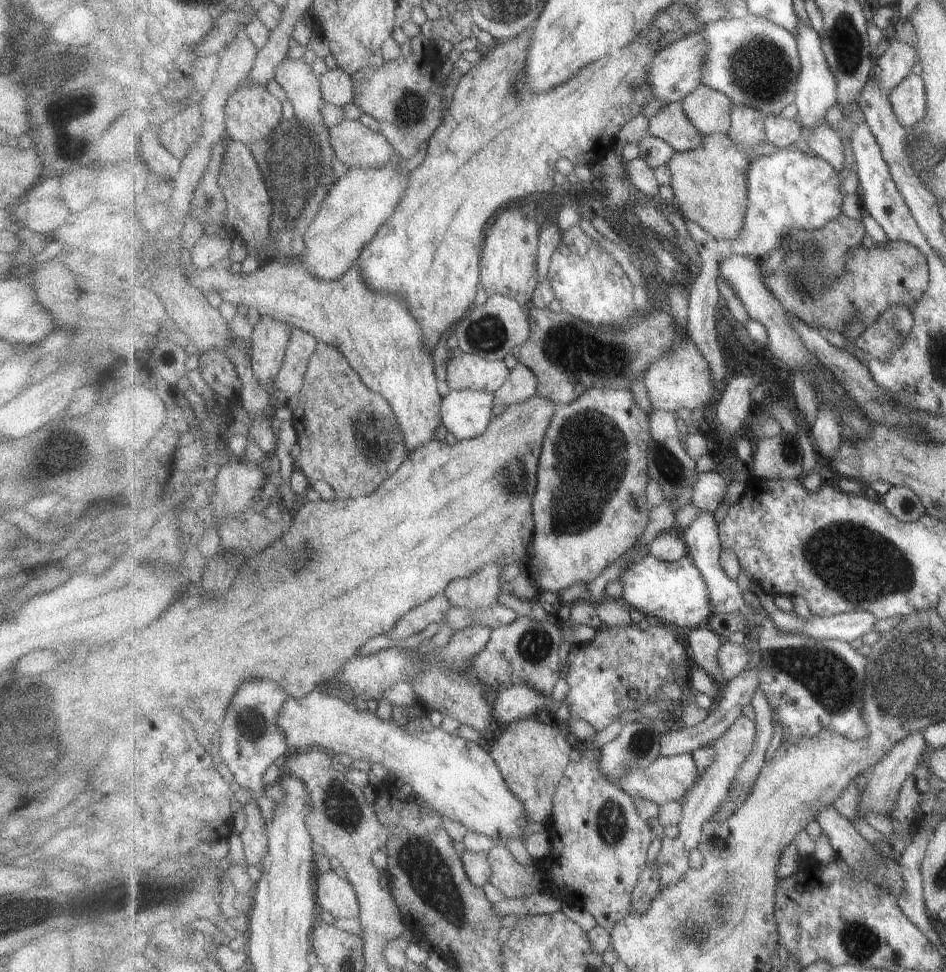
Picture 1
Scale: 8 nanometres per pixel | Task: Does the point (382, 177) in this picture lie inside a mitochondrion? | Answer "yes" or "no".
no

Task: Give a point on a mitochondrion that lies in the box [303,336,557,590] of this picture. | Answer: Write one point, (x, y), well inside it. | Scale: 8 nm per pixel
(511, 481)

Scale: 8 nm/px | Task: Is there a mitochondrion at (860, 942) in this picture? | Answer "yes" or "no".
yes

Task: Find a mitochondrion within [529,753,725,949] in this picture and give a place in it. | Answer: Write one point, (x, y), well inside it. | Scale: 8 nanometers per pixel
(611, 822)

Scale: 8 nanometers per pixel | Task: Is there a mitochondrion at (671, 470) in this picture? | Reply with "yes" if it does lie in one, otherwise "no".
yes

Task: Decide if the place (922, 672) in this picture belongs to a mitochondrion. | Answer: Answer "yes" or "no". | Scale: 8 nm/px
yes

